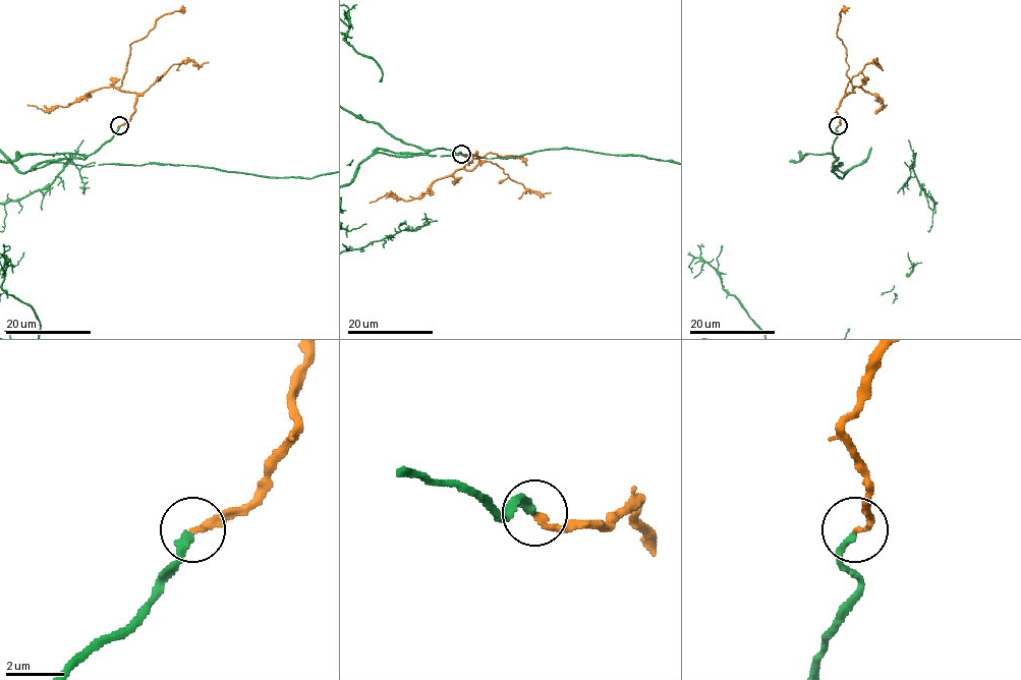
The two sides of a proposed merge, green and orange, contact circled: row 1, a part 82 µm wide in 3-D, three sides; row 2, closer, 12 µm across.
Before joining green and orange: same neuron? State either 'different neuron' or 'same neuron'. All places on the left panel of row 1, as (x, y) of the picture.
same neuron

